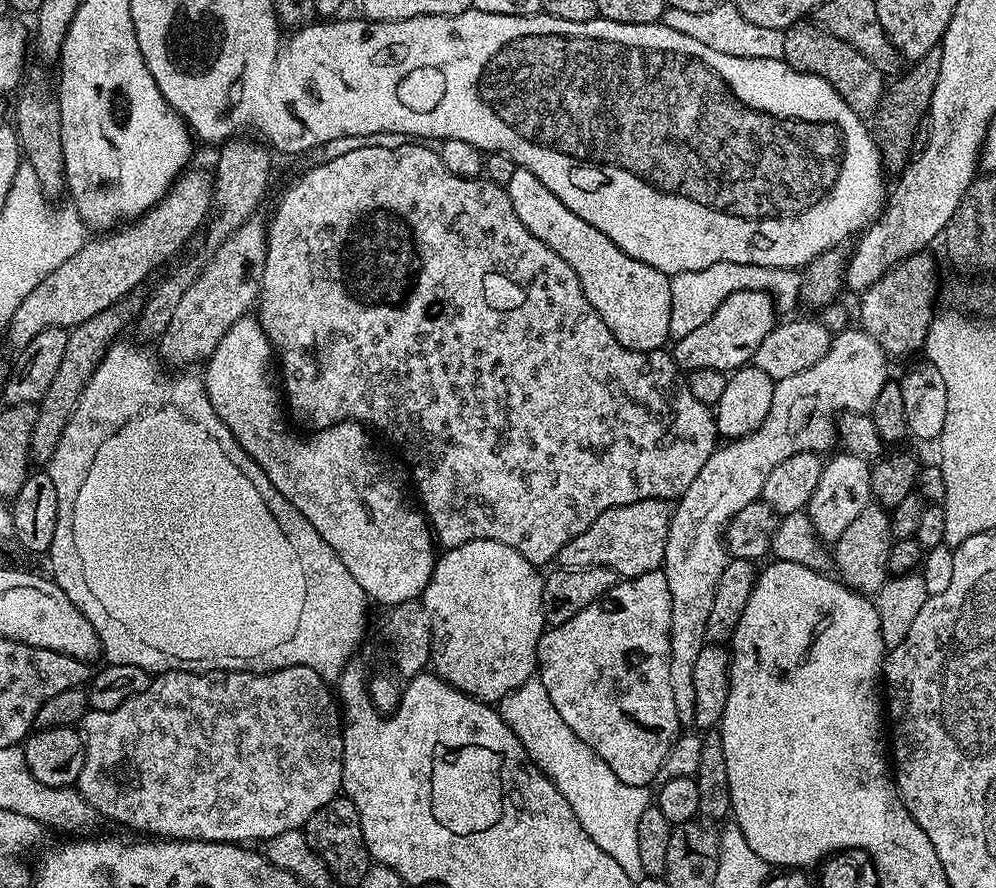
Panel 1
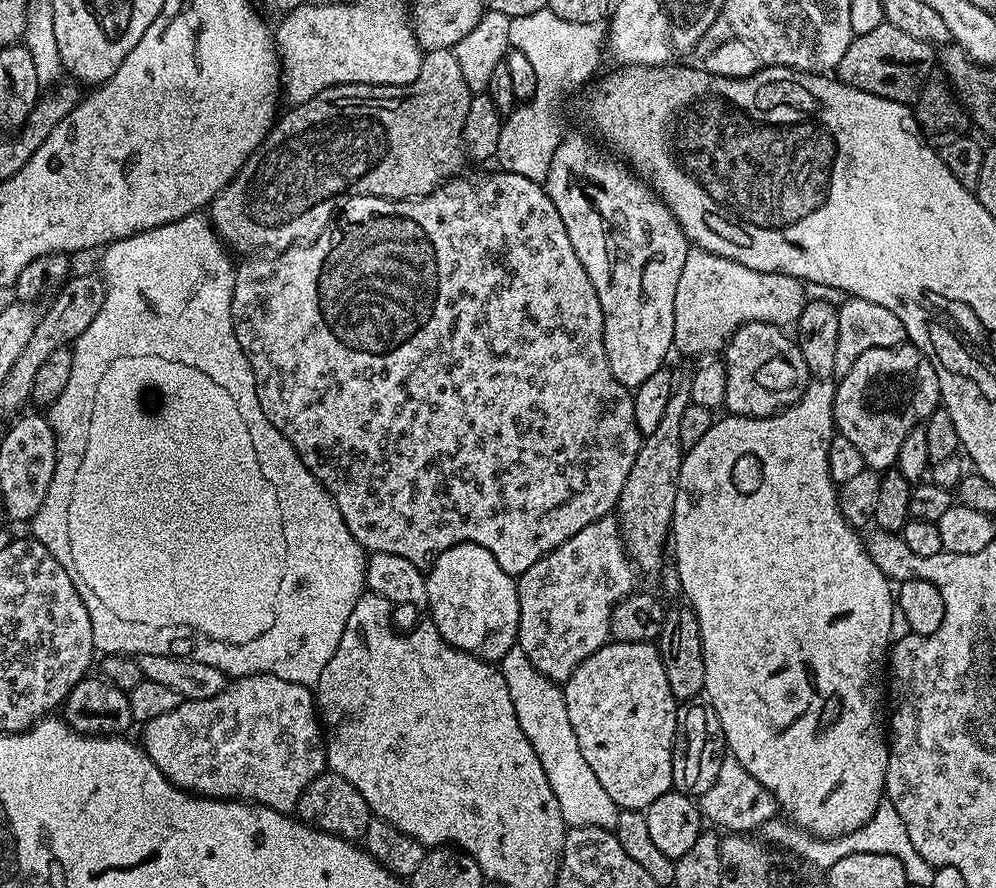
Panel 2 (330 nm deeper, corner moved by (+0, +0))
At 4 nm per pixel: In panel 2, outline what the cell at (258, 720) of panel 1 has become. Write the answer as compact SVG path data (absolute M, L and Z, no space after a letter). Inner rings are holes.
M256 672L252 676L235 677L212 698L181 700L174 710L143 725L142 747L175 788L209 796L211 800L243 800L292 814L306 786L326 770L326 736L320 733L320 728L322 720L312 688L286 682L269 672Z

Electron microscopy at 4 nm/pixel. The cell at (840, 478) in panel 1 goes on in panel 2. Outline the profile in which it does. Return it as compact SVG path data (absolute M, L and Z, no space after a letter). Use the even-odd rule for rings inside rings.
M902 343L893 348L875 348L866 350L854 366L845 376L839 377L834 394L834 406L832 407L832 419L834 428L839 435L846 438L862 454L864 467L874 472L883 473L891 469L898 458L898 450L902 450L902 441L910 430L923 425L931 412L941 407L940 387L938 386L938 374L934 374L934 366L922 350L918 350L913 344Z

